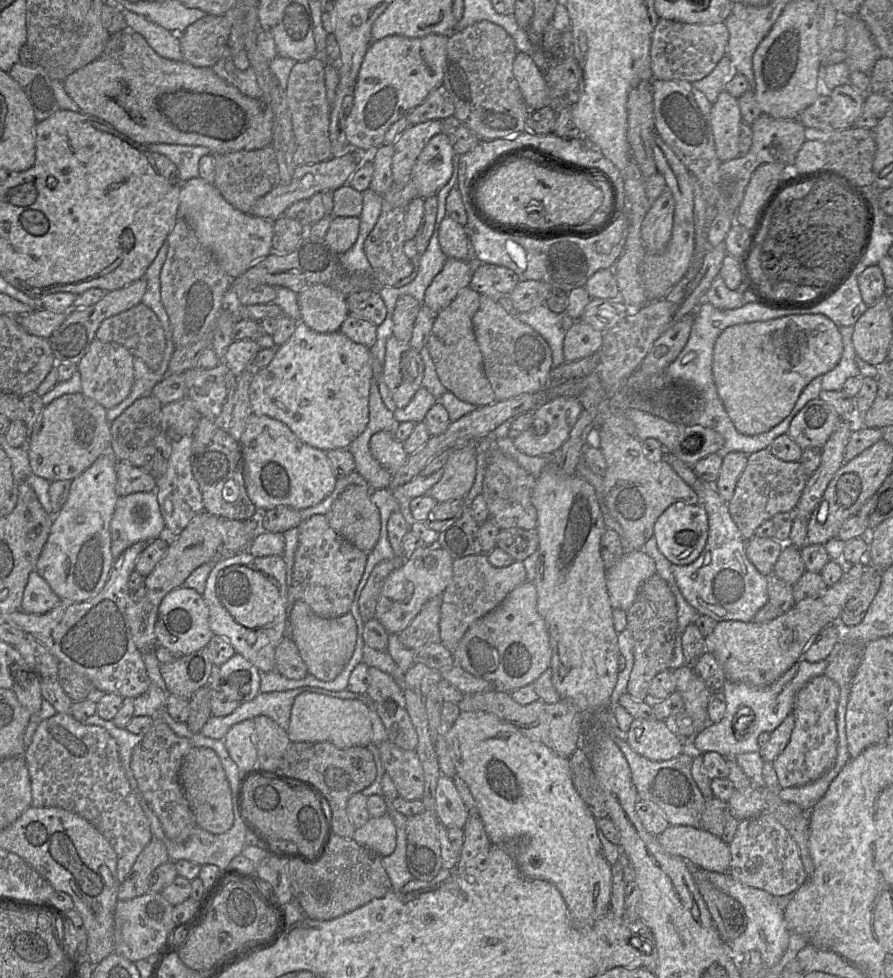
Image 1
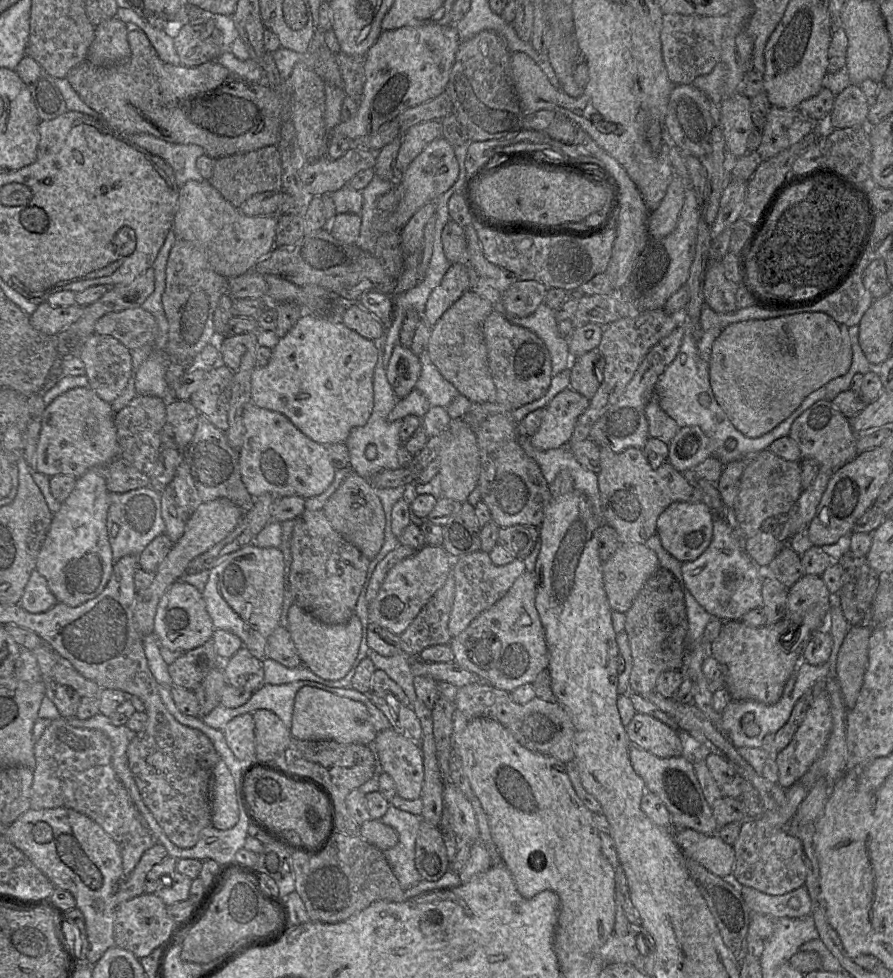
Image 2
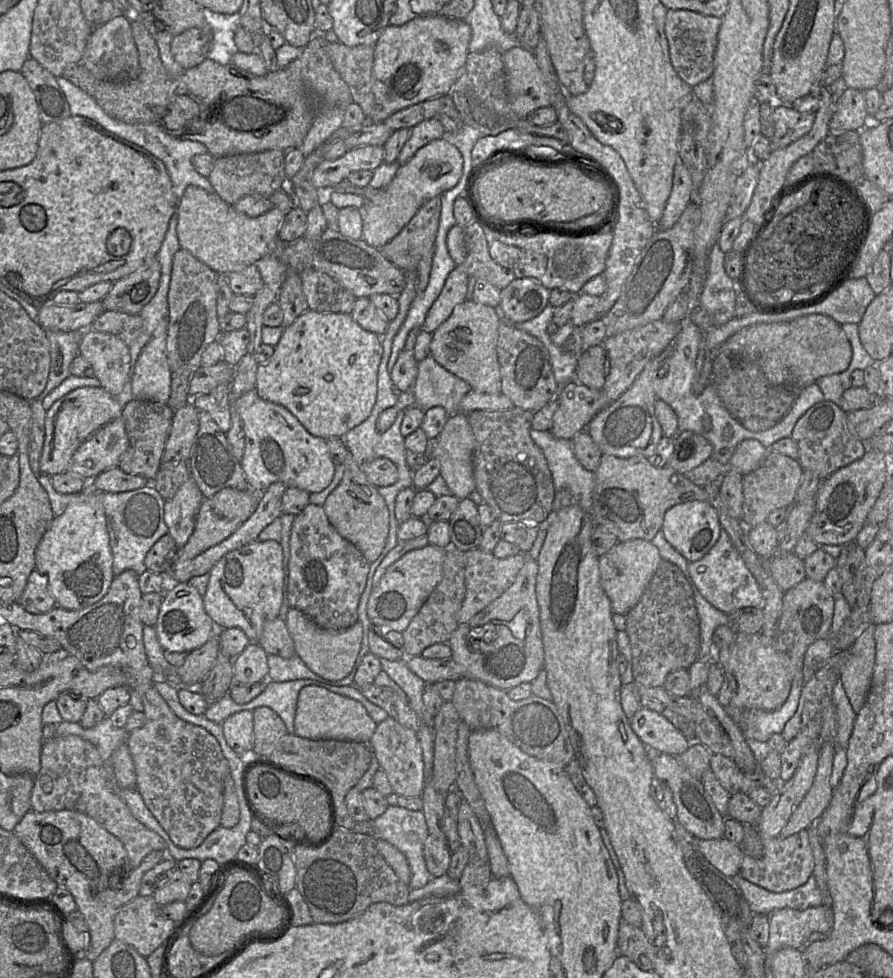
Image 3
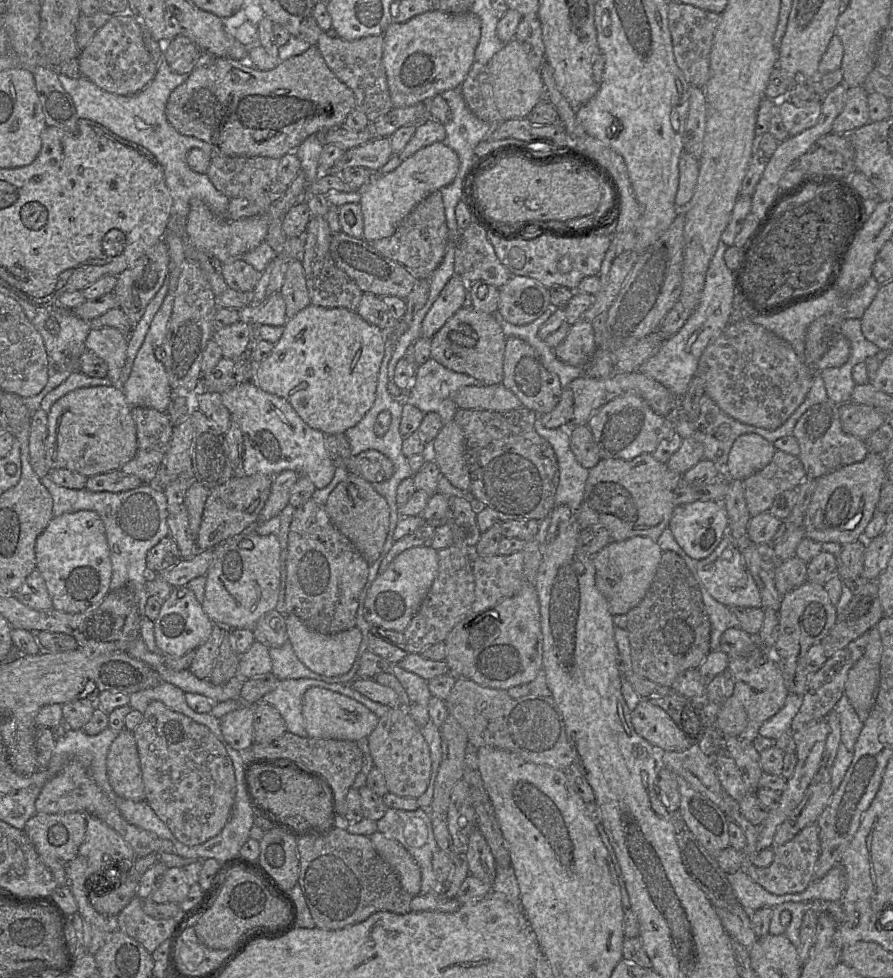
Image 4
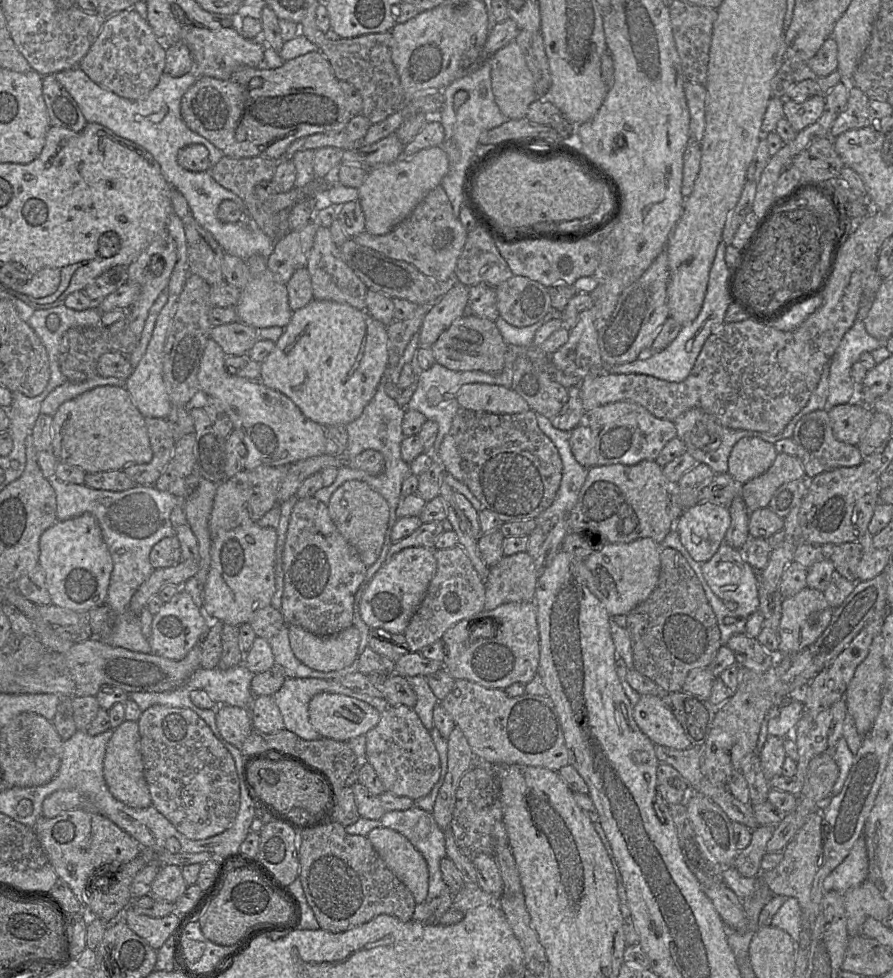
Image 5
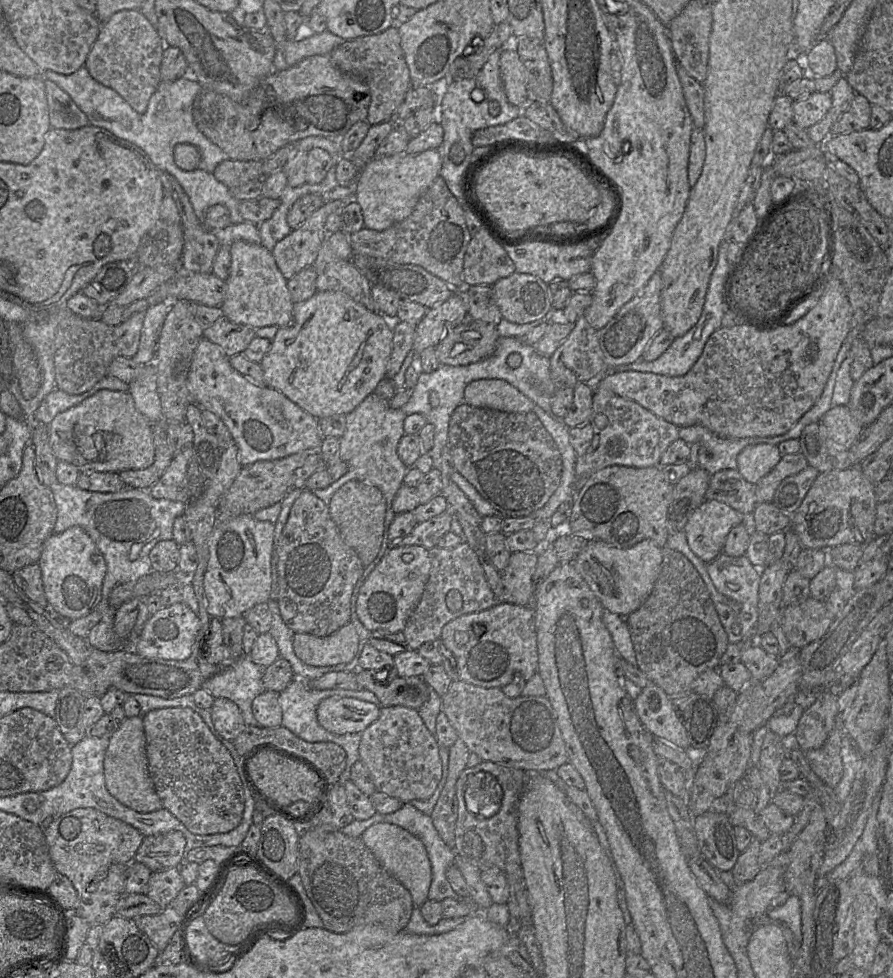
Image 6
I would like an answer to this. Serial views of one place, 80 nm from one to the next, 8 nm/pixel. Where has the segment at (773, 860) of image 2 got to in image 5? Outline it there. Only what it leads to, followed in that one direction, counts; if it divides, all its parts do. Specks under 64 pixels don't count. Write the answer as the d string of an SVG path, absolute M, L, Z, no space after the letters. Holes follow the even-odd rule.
M821 811L811 813L802 828L783 849L783 859L772 870L761 872L758 877L774 896L795 898L802 910L802 925L805 924L805 909L811 902L814 876L821 864L824 842L824 820Z

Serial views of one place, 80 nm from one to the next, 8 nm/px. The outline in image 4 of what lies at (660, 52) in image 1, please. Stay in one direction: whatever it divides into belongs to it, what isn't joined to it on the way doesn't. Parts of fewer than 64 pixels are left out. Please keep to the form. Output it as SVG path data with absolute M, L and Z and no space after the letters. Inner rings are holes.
M668 2L668 27L675 61L686 81L693 87L704 88L709 79L710 52L720 19L721 14L689 4Z

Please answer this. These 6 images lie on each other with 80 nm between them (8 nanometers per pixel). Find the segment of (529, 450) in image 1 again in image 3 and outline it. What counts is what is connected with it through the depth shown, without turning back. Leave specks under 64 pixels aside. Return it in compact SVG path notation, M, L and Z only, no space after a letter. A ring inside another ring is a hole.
M573 380L564 387L558 401L549 432L556 438L568 440L586 430L589 422L607 406L602 389L590 389Z

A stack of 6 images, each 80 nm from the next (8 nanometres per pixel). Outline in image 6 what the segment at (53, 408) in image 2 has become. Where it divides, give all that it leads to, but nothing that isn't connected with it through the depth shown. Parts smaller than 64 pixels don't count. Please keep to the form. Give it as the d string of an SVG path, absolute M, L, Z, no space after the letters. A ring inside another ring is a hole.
M101 389L81 403L58 413L48 425L50 444L59 461L75 465L81 472L118 472L145 469L155 459L152 423L136 408L129 391Z

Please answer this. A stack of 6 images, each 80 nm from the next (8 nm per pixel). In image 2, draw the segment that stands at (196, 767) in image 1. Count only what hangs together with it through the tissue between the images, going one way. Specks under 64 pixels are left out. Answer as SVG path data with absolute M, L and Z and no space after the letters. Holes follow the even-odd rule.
M220 758L212 771L211 825L218 830L228 830L239 820L237 790L231 771Z

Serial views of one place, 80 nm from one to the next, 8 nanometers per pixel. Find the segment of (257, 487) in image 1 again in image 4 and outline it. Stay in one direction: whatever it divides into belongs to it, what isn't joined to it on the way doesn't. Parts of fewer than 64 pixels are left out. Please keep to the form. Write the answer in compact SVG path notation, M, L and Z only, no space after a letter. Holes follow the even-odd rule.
M253 381L238 383L221 392L221 399L243 434L243 474L275 476L284 470L293 470L308 477L316 489L329 485L334 478L336 464L326 448L327 435L309 427L287 400L265 392Z

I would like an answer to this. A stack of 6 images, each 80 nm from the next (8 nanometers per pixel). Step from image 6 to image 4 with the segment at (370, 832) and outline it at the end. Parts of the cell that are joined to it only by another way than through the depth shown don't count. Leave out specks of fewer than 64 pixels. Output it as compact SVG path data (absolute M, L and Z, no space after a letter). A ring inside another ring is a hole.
M379 831L369 836L374 849L395 871L403 888L411 895L420 894L421 871L413 856L398 841Z

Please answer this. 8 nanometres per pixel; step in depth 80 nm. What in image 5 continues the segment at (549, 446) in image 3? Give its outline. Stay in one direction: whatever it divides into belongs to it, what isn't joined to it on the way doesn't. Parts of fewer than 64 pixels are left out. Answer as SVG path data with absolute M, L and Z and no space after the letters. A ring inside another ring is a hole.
M536 413L536 420L540 430L557 448L562 461L562 479L556 497L552 505L535 519L547 535L552 522L567 515L575 507L589 468L582 466L575 459L569 442L570 432L555 428L550 419L542 414Z

